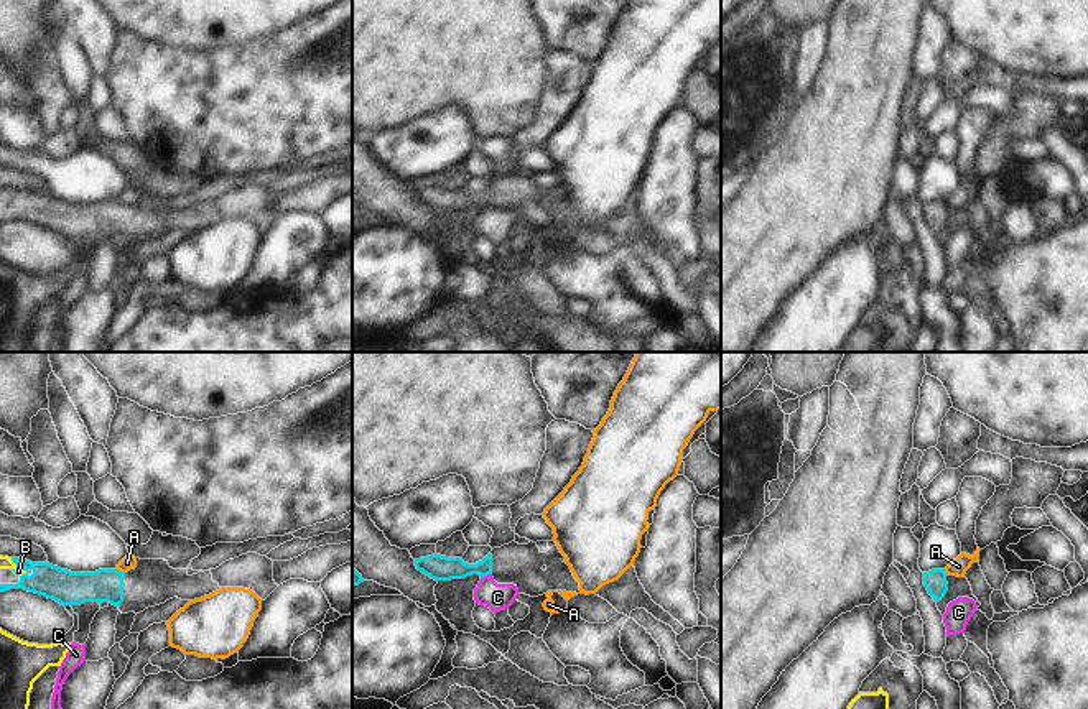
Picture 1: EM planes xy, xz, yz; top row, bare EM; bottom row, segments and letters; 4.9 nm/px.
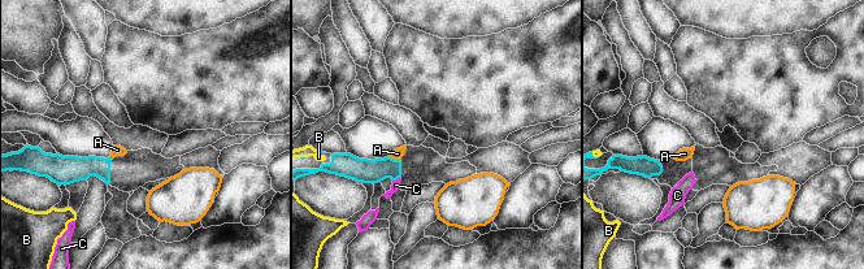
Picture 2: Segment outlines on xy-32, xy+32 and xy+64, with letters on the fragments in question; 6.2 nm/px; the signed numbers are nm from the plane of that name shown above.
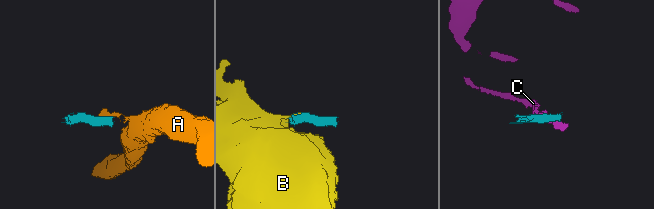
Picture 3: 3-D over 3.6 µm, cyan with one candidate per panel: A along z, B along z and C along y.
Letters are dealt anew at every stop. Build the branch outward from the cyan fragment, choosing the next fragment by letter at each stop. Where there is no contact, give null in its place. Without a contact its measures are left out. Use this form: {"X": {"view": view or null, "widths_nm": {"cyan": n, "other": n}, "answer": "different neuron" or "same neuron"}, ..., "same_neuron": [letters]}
{"A": {"view": "xy", "widths_nm": {"cyan": 160, "other": 70}, "answer": "different neuron"}, "B": {"view": "xy", "widths_nm": {"cyan": 160, "other": 60}, "answer": "same neuron"}, "C": {"view": "xz", "widths_nm": {"cyan": 130, "other": 130}, "answer": "different neuron"}, "same_neuron": ["B"]}

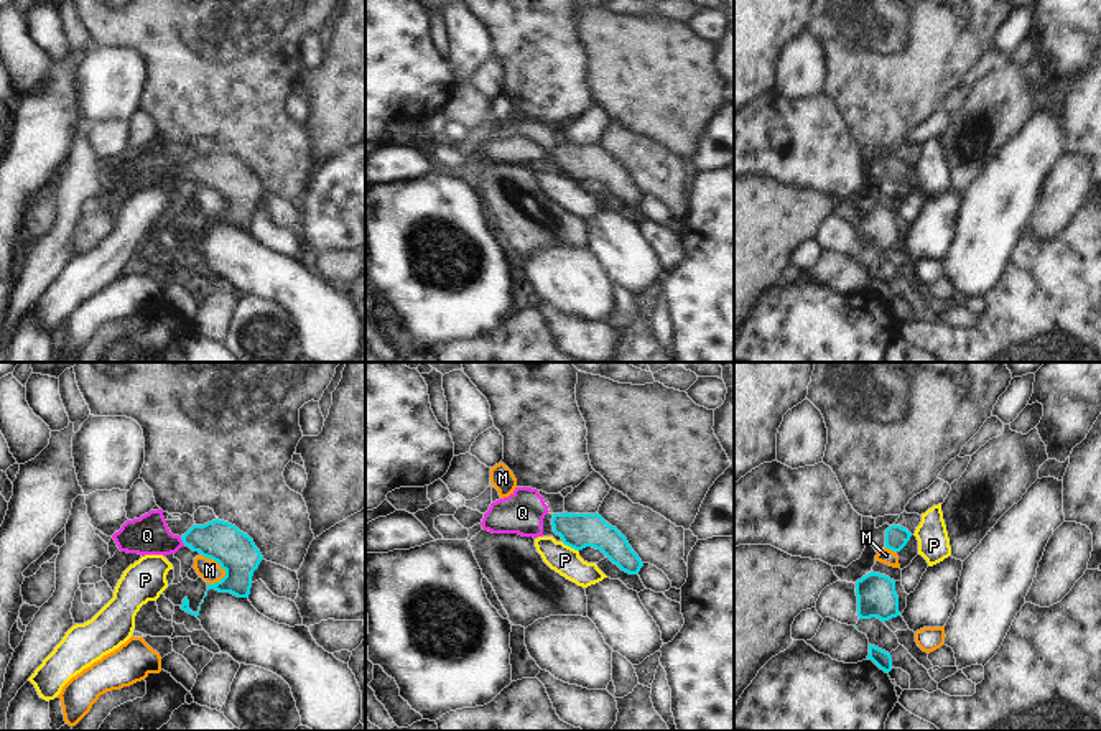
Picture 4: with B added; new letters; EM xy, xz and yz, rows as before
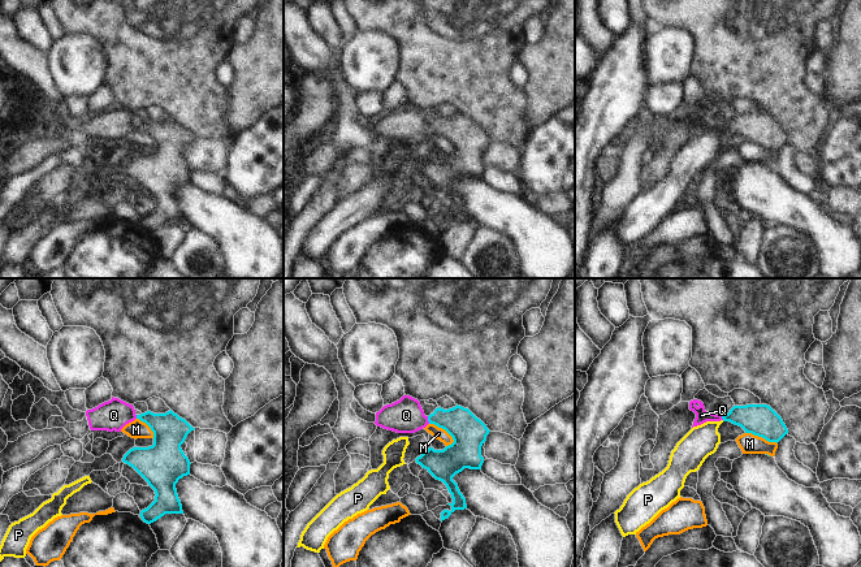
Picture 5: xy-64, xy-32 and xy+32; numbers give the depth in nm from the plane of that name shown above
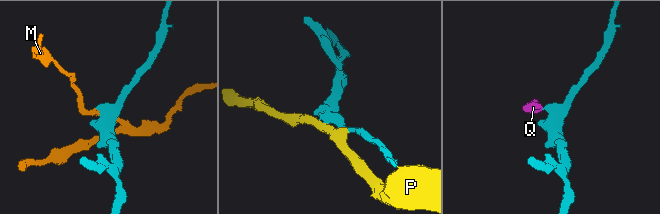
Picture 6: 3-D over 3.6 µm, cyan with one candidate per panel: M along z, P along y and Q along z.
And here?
{"M": {"view": "xy", "widths_nm": {"cyan": 200, "other": 110}, "answer": "different neuron"}, "P": {"view": "xz", "widths_nm": {"cyan": 180, "other": 140}, "answer": "different neuron"}, "Q": {"view": "xy", "widths_nm": {"cyan": 200, "other": 190}, "answer": "same neuron"}, "same_neuron": ["Q"]}

